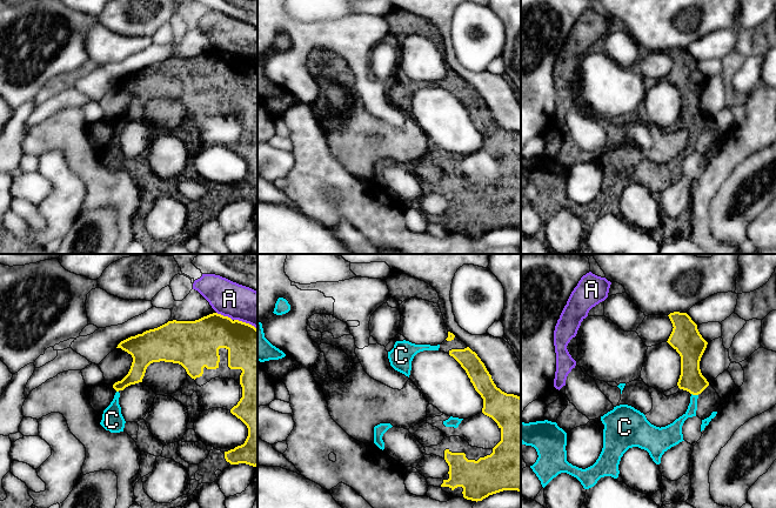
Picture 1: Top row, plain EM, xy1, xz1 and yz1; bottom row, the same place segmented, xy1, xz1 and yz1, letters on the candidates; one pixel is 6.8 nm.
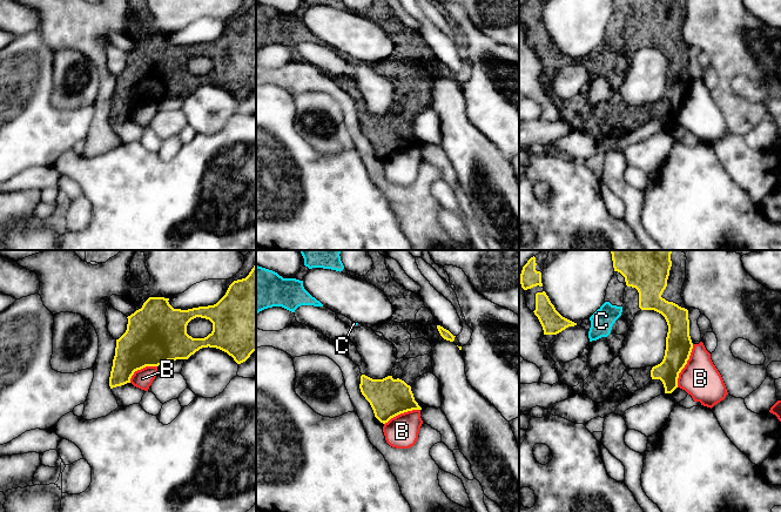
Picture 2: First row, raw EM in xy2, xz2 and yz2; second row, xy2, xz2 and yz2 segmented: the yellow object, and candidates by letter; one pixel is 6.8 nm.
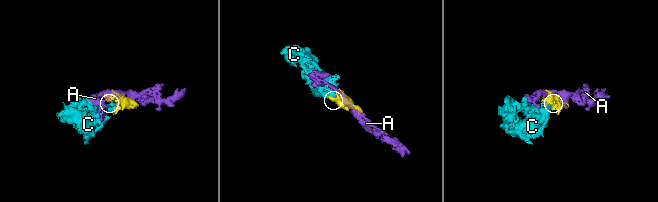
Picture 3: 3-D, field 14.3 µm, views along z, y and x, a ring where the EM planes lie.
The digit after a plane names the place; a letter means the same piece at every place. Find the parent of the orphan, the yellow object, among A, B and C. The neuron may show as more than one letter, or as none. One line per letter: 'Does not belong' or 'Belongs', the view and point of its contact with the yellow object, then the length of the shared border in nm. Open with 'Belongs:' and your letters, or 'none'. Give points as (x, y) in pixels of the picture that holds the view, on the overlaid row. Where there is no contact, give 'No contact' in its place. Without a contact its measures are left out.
Belongs: C
A: Does not belong. Touches yellow at xy1 (225, 316). Shared border 130 nm
B: Does not belong. Touches yellow at yz2 (685, 364). Shared border 320 nm
C: Belongs. Touches yellow at yz1 (695, 394). Shared border 50 nm

